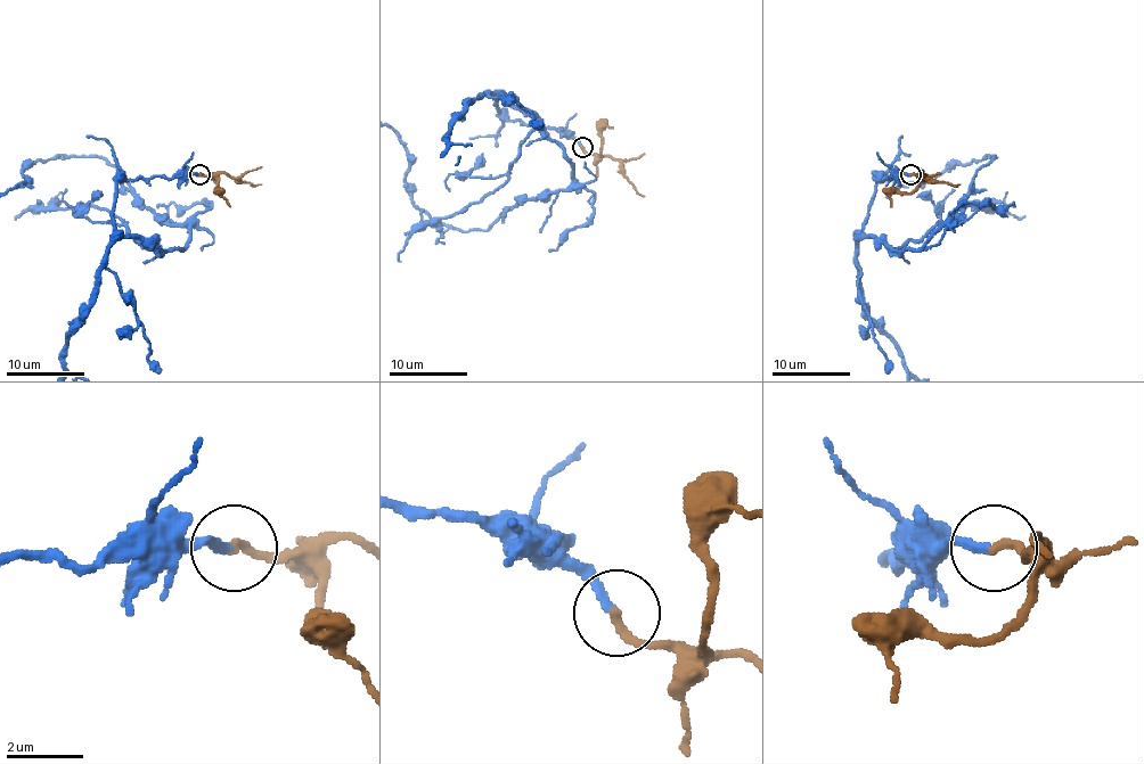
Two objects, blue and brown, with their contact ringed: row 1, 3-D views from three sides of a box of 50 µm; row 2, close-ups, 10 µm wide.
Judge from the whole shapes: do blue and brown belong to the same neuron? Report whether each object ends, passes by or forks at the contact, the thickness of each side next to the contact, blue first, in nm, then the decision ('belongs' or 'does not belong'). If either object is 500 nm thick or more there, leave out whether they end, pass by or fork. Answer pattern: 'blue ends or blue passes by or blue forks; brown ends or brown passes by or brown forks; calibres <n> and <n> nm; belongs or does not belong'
blue ends; brown ends; calibres 220 and 240 nm; belongs

